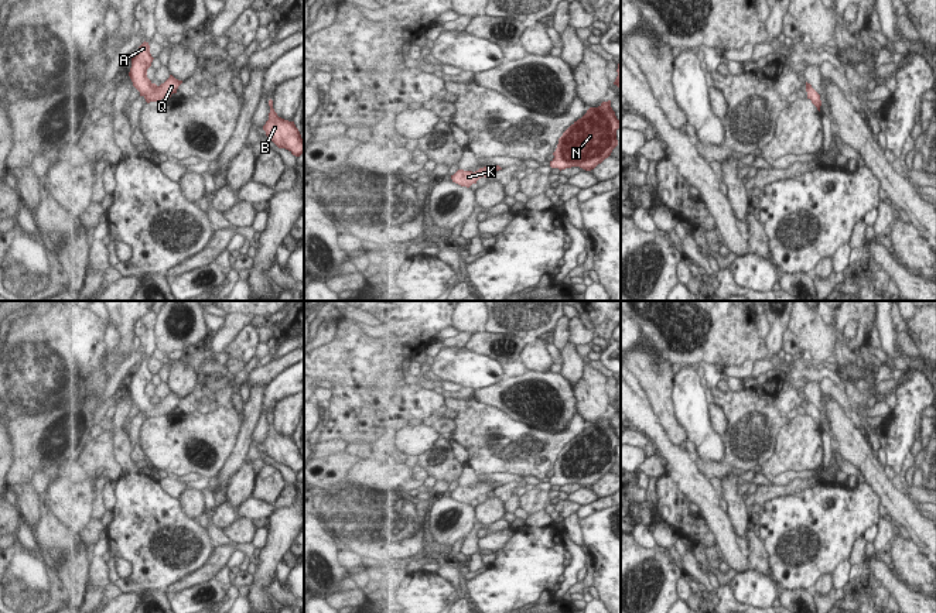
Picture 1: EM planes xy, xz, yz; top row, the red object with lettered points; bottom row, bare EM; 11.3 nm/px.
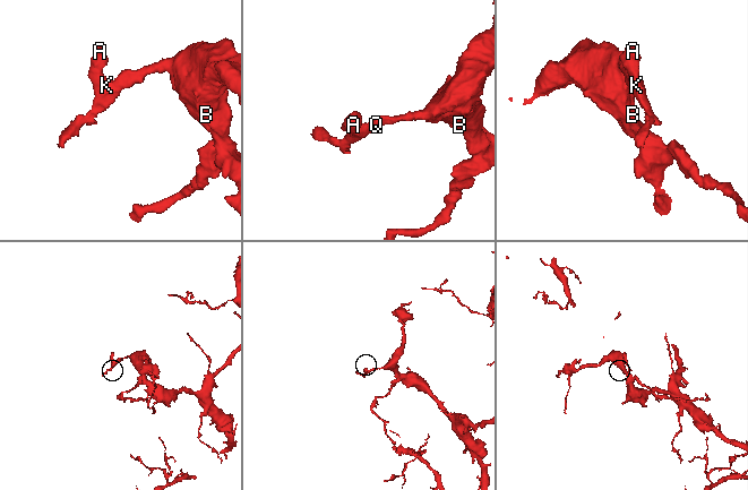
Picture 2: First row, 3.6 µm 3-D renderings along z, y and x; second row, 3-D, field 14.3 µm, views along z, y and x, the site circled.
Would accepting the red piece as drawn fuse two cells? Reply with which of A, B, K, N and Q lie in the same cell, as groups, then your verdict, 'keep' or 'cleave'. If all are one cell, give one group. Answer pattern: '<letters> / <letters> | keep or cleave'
A B K N Q | keep

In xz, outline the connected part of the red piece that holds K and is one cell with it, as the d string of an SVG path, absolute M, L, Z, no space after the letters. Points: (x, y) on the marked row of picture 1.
M499 165L495 167L484 167L479 168L478 171L472 172L472 171L464 171L464 169L458 169L454 175L451 175L452 182L461 185L461 186L467 186L469 188L472 184L476 184L476 181L482 177L488 177L491 174L493 174L495 171L502 169Z

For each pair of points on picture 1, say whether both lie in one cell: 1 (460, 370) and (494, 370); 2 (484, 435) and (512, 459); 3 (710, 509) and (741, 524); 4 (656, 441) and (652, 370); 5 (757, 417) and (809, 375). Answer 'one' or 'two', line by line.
1: one
2: one
3: two
4: two
5: one

